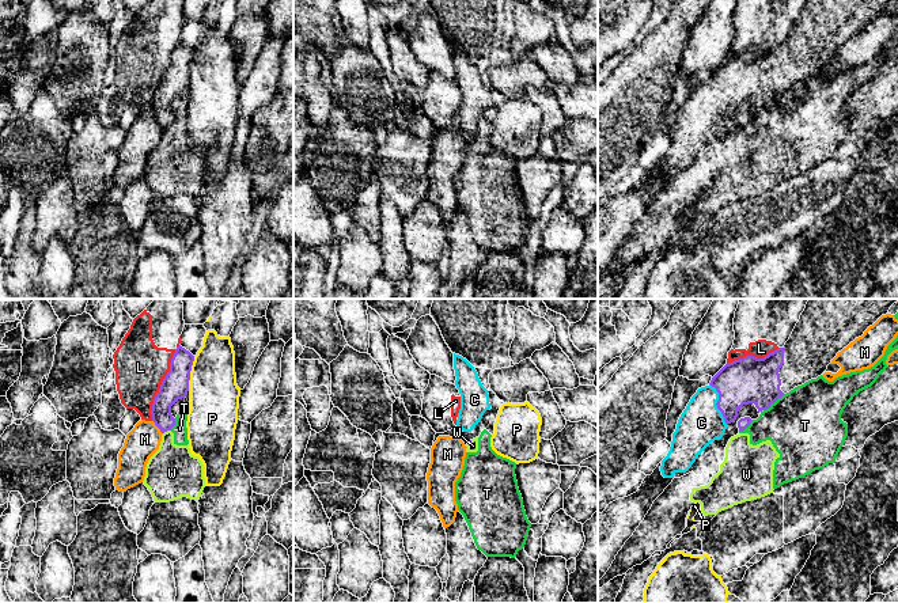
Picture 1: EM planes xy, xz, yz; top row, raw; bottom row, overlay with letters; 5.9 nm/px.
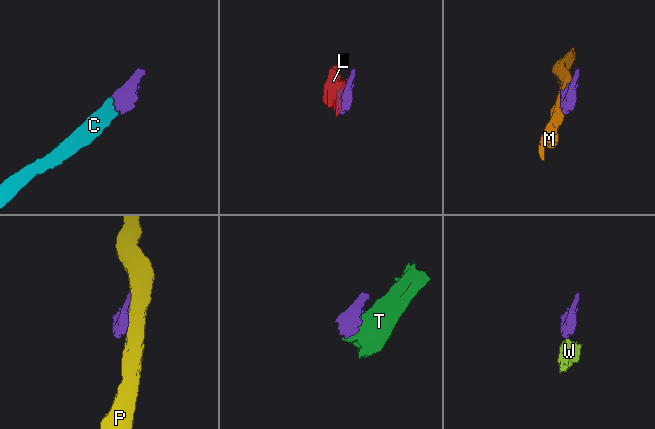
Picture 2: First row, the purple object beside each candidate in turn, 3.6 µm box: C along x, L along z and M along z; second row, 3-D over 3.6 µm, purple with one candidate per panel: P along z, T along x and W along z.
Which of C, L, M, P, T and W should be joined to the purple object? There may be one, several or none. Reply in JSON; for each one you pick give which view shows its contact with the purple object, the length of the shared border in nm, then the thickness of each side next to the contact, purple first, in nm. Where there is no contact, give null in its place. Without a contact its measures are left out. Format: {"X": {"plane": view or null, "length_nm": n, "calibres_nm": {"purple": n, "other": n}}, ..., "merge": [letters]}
{"C": {"plane": "yz", "length_nm": 260, "calibres_nm": {"purple": 280, "other": 260}}, "merge": ["C"]}

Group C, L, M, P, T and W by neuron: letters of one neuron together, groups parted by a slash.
C / L / M / P / T W

